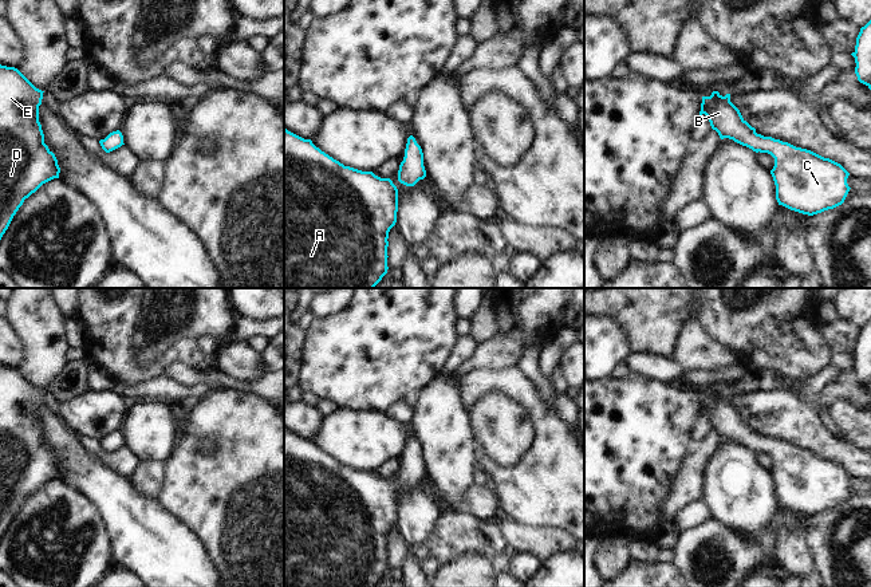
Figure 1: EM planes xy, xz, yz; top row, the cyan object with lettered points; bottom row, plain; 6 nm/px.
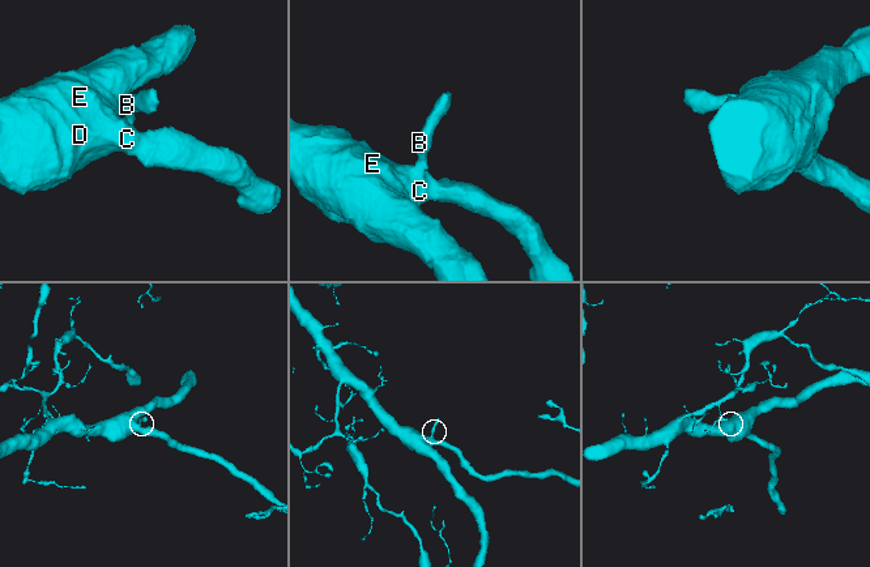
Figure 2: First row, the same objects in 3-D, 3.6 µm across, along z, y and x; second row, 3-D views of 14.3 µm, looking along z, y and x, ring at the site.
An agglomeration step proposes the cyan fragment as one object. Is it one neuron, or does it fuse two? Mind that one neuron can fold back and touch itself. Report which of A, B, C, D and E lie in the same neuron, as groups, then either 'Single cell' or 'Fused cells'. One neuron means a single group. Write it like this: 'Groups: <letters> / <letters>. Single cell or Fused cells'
Groups: A B C D E. Single cell.

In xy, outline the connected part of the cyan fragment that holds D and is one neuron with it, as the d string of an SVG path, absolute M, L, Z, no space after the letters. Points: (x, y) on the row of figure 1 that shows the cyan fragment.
M0 64L0 240L24 200L43 184L59 178L58 159L44 143L39 122L43 92L17 68Z

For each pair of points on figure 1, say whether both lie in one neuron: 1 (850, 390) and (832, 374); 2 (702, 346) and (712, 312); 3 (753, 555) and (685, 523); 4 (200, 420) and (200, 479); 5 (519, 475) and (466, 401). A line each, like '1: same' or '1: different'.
1: different
2: different
3: different
4: same
5: same

